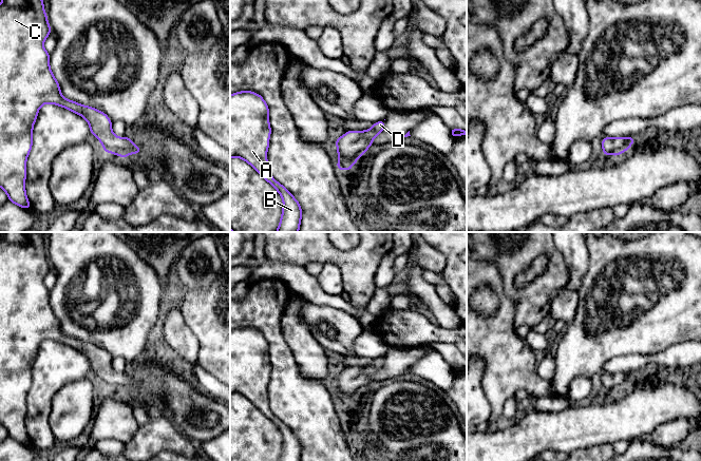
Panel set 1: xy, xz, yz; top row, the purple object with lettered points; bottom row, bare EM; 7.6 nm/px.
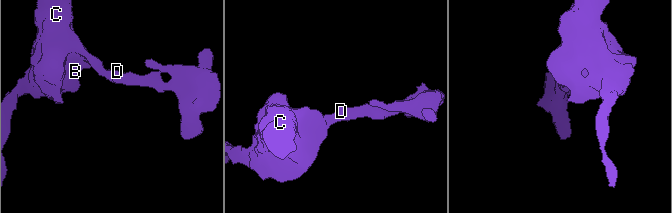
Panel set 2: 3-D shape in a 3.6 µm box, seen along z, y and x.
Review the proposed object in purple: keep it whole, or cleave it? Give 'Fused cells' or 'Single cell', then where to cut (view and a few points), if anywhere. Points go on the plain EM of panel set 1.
Single cell. No split

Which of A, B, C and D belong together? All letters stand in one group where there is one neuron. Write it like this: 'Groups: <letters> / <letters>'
Groups: A B C D

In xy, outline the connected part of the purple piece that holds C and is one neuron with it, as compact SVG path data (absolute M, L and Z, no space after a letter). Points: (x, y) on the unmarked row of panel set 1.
M1 232L0 239L0 424L7 430L13 440L30 445L24 419L26 416L26 396L33 381L33 364L39 345L45 340L52 340L68 345L83 353L91 369L97 374L107 389L126 395L129 390L140 389L139 383L127 373L117 373L112 368L112 358L103 348L88 342L67 335L60 328L60 323L50 304L50 290L43 280L50 271L51 263L44 247L43 234L39 232Z

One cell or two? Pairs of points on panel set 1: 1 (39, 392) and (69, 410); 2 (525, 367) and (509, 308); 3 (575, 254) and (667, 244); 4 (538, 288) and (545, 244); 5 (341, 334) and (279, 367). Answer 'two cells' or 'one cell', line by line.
1: two cells
2: one cell
3: two cells
4: one cell
5: two cells

